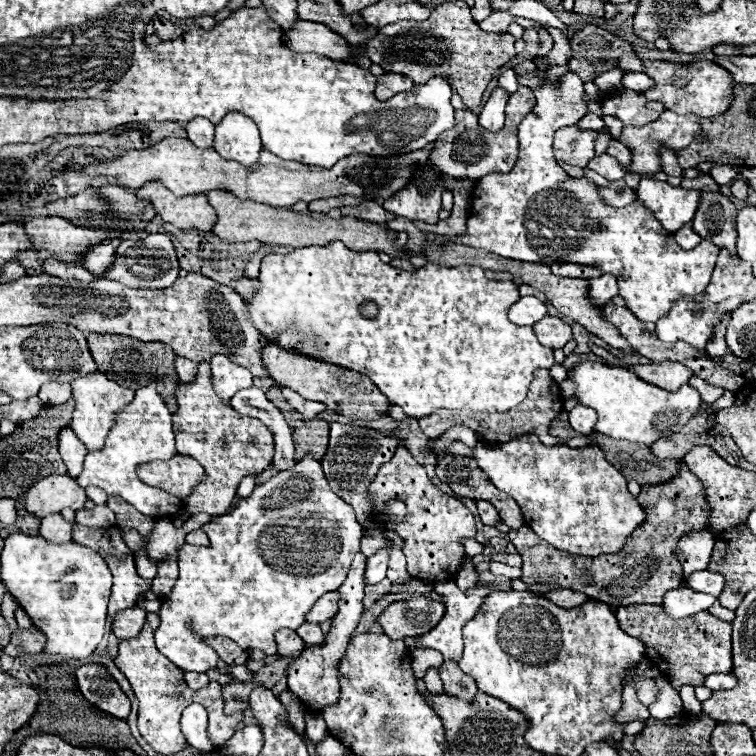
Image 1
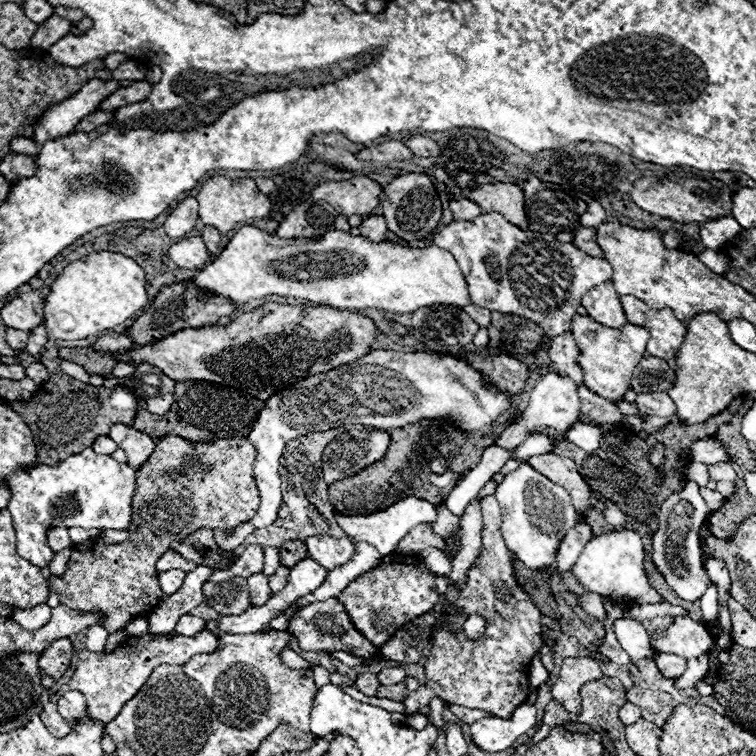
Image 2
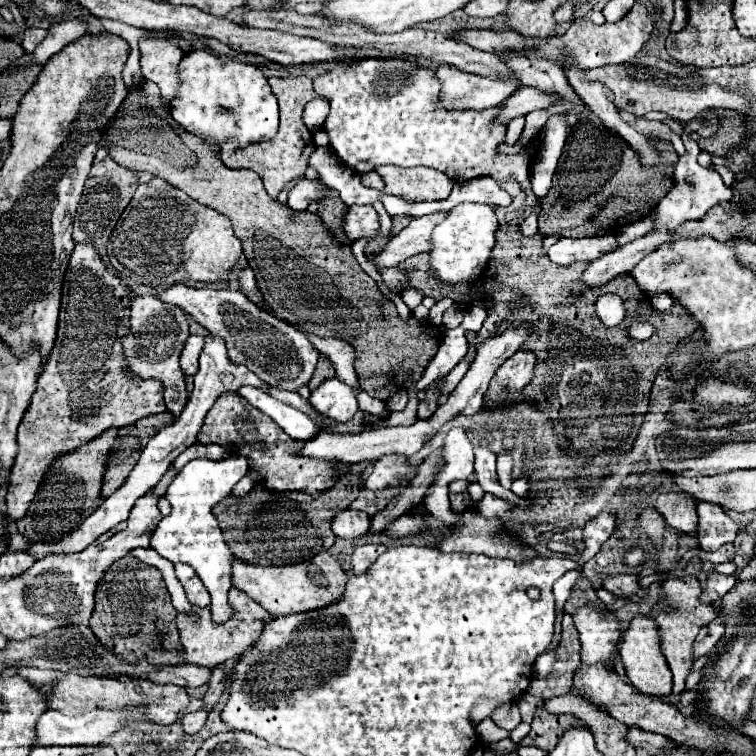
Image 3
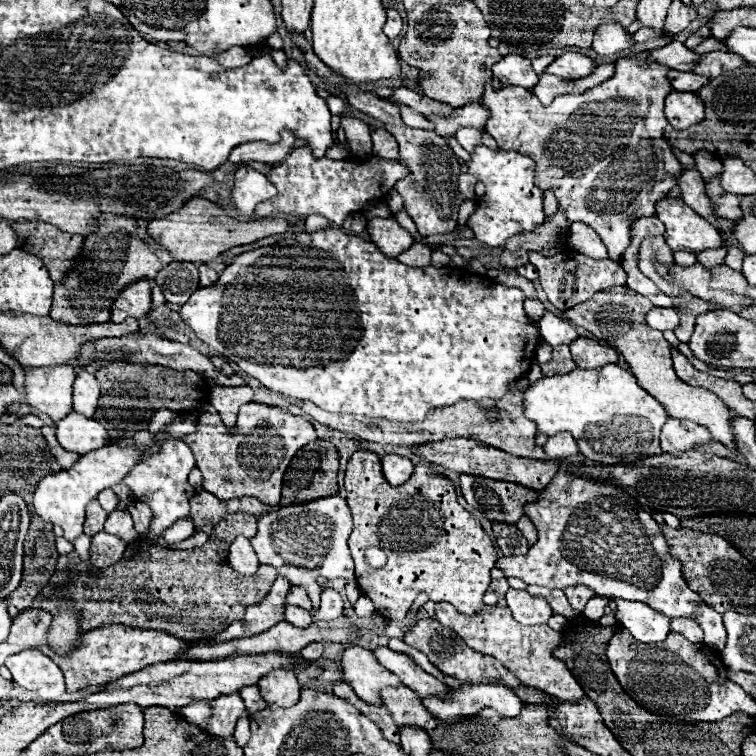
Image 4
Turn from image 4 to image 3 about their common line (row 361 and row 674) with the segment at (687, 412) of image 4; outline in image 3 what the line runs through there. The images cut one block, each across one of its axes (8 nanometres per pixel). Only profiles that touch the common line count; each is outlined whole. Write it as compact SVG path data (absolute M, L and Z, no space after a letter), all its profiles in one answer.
M634 616L628 622L628 628L622 632L622 642L618 646L618 654L624 662L624 670L626 670L626 678L630 680L630 684L640 690L642 694L648 696L666 696L672 692L672 676L670 676L670 668L666 664L666 660L662 658L660 652L660 636L658 636L658 628L654 624L654 620L646 618L646 616Z

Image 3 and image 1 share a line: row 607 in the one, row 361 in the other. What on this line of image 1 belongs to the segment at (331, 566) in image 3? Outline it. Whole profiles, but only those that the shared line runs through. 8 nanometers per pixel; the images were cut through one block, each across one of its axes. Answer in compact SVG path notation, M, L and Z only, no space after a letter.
M268 338L262 340L262 364L266 366L266 372L278 386L292 388L300 396L316 402L324 402L330 410L350 418L350 420L378 420L384 414L388 414L388 398L378 392L376 384L368 380L366 374L348 370L338 364L322 362L312 356L302 356L298 352L290 352L280 348L278 344L270 342Z

